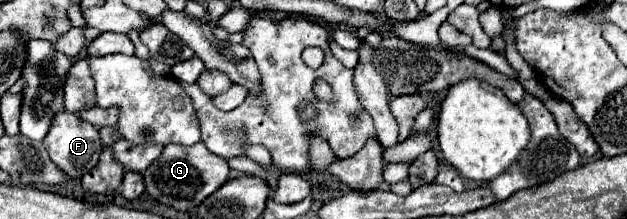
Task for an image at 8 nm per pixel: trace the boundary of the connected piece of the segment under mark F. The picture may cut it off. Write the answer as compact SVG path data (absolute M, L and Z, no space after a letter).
M63 112L57 116L57 120L53 120L51 132L45 136L43 144L47 146L51 160L71 178L81 178L91 168L95 168L99 162L99 156L103 152L103 144L101 144L97 128L89 122L77 120L77 116L71 112Z

